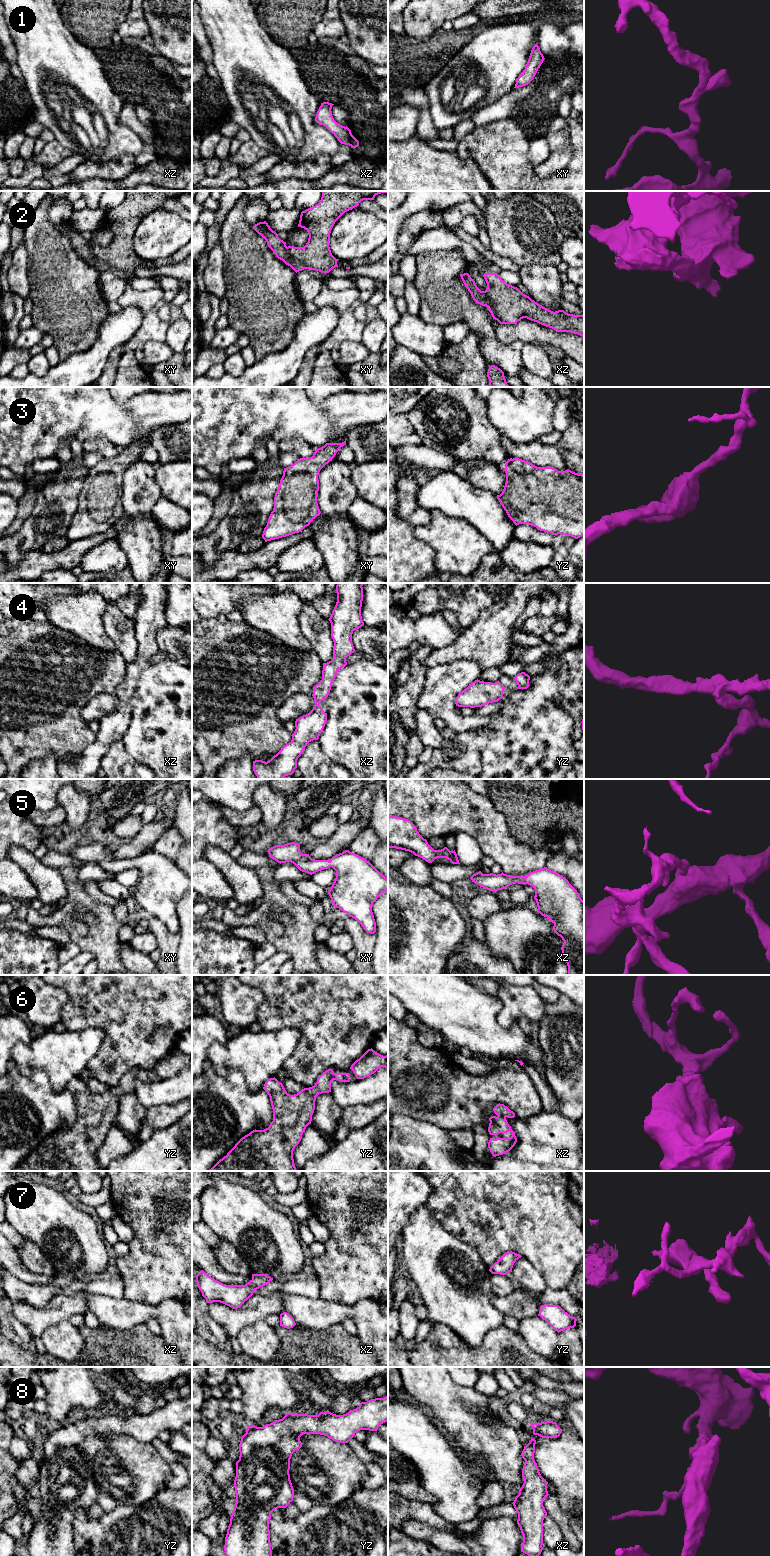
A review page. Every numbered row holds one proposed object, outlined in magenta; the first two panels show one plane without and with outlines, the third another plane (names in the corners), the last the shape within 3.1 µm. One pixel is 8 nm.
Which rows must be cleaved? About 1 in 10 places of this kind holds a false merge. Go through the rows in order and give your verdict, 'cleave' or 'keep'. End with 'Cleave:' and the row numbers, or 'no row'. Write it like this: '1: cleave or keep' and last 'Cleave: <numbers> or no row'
1: keep
2: keep
3: keep
4: keep
5: keep
6: keep
7: keep
8: keep
Cleave: no row

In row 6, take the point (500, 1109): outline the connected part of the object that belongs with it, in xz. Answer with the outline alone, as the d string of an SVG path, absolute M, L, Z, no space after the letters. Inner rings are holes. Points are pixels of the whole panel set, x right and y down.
M497 1104L493 1108L495 1116L489 1118L488 1132L490 1135L498 1135L499 1133L511 1132L512 1136L509 1138L490 1138L488 1148L494 1157L503 1155L509 1152L516 1144L517 1138L515 1132L507 1122L507 1118L514 1118L515 1113L511 1111L504 1104Z

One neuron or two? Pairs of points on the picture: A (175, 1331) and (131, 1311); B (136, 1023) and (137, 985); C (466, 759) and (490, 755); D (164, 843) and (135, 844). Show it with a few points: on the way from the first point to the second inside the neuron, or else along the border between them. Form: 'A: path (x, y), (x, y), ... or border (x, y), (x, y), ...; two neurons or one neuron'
A: path (165, 1320), (156, 1311), (142, 1311); one neuron
B: path (137, 1014), (137, 994); one neuron
C: border (487, 734), (487, 743), (480, 758), (482, 768); two neurons
D: border (170, 825), (151, 849); two neurons

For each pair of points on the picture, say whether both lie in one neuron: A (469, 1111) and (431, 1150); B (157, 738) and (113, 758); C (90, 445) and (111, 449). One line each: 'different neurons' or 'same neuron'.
A: different neurons
B: different neurons
C: same neuron

